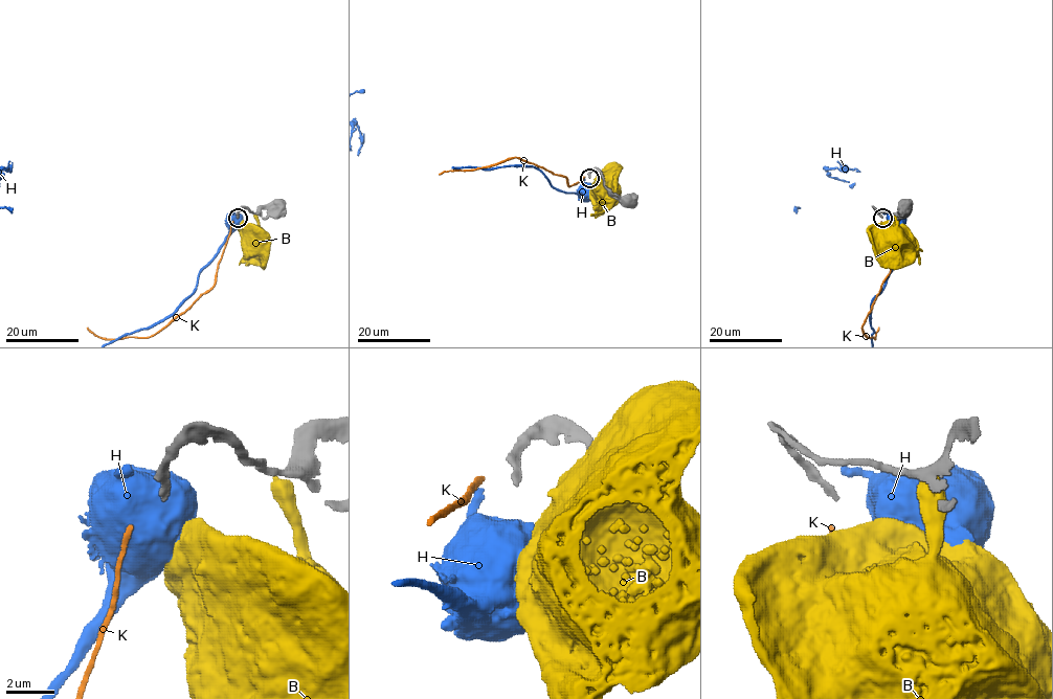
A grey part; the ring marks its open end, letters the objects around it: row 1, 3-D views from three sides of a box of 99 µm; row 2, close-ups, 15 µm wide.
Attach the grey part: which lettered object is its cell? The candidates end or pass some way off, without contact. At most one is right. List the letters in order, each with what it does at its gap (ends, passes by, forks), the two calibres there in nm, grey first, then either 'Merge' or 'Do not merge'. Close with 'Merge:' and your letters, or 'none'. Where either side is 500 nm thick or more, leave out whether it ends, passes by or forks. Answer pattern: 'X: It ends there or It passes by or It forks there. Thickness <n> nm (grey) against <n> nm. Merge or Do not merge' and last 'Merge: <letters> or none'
B: Thickness 240 nm (grey) against 750 nm. Do not merge
H: Thickness 240 nm (grey) against 850 nm. Do not merge
K: It ends there. Thickness 240 nm (grey) against 200 nm. Do not merge
Merge: none

